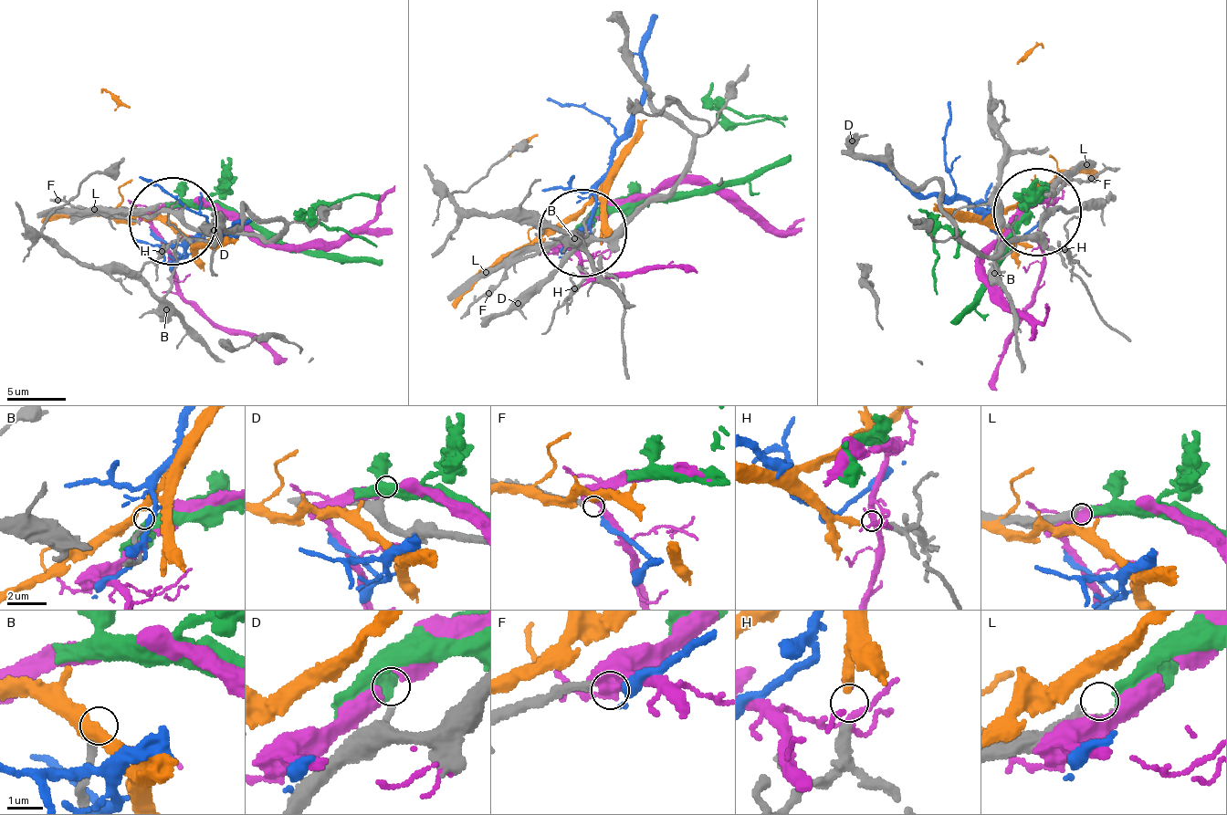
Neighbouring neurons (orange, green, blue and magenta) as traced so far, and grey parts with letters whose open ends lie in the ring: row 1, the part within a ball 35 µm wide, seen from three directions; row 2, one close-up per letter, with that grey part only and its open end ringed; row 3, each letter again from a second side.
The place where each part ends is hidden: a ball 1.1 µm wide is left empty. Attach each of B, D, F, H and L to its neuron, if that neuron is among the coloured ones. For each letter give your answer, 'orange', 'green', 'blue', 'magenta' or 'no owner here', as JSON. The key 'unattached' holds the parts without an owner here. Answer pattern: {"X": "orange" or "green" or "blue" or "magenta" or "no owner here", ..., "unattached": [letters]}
{"B": "no owner here", "D": "no owner here", "F": "blue", "H": "orange", "L": "green", "unattached": ["B", "D"]}

